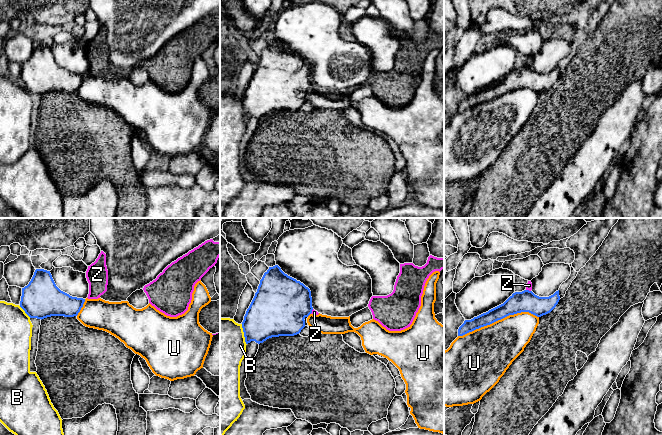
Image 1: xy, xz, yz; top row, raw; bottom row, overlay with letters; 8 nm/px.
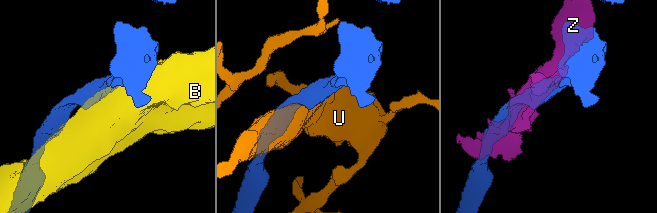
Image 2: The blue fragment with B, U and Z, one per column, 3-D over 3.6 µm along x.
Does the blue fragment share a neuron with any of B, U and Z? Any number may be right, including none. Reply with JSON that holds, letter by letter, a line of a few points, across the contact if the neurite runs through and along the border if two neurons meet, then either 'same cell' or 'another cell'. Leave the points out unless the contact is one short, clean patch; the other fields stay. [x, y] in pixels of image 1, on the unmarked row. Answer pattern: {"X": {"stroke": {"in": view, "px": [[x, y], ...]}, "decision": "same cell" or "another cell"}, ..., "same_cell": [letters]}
{"B": {"decision": "another cell"}, "U": {"decision": "another cell"}, "Z": {"stroke": {"in": "xz", "px": [[281, 79], [295, 79], [311, 87], [314, 88]]}, "decision": "same cell"}, "same_cell": ["Z"]}

